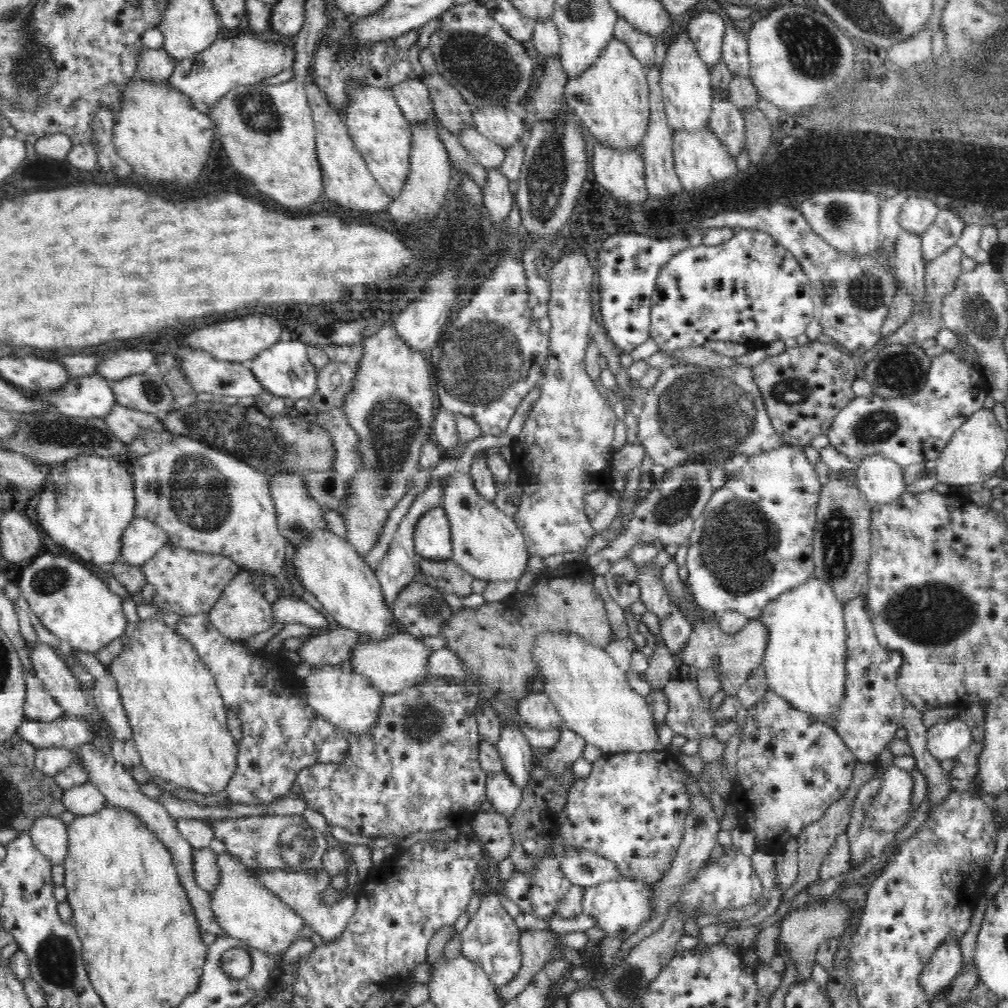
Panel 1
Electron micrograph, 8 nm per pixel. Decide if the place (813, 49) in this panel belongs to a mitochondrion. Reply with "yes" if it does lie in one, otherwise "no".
yes

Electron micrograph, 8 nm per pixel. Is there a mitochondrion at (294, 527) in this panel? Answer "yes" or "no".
yes

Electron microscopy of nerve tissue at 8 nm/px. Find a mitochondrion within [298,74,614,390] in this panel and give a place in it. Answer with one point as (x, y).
(547, 175)

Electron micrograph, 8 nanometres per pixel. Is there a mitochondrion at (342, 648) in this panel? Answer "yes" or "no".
no

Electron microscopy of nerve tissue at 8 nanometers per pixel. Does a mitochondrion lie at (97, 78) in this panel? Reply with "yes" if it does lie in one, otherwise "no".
no

